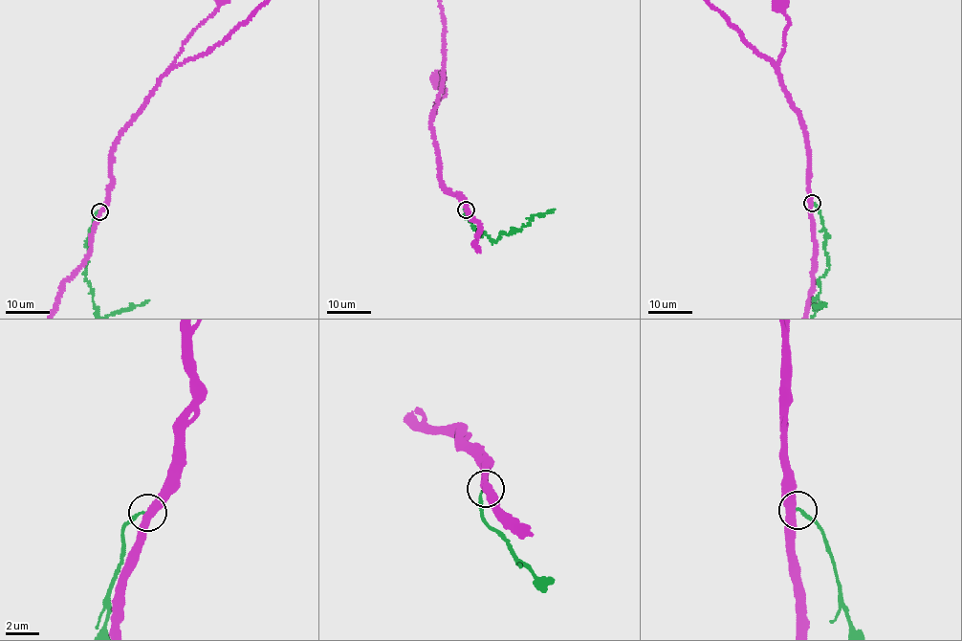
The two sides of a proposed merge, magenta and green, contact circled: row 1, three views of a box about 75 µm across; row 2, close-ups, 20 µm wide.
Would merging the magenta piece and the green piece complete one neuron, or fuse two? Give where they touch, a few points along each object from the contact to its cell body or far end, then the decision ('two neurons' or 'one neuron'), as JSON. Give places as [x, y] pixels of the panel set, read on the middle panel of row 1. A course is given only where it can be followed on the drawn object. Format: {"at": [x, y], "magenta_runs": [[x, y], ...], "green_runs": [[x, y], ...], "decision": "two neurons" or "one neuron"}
{"at": [466, 209], "magenta_runs": [[466, 209], [459, 195], [444, 190], [438, 179], [438, 157], [429, 127], [437, 102], [444, 96], [440, 79]], "green_runs": [[466, 209], [472, 226], [495, 242], [501, 232], [509, 235], [529, 225], [533, 215], [554, 209]], "decision": "two neurons"}

